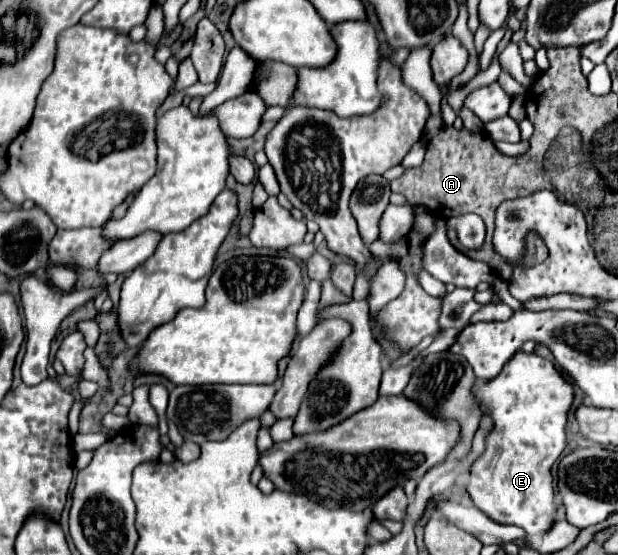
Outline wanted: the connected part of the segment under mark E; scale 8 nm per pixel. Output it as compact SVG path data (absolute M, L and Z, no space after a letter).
M517 351L493 381L475 385L473 393L481 401L483 413L485 415L489 413L493 417L495 429L487 437L485 453L471 467L471 479L467 485L469 497L473 499L475 507L479 507L485 515L489 515L497 523L523 527L527 535L547 533L553 527L555 513L557 513L557 505L553 501L555 489L553 489L551 467L561 457L567 445L565 427L575 397L573 385L561 375L561 371L551 361L535 353L527 355L523 351Z

